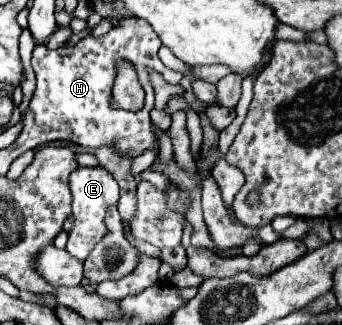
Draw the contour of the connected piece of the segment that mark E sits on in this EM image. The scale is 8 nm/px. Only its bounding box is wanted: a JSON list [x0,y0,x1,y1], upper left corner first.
[66,166,118,260]

